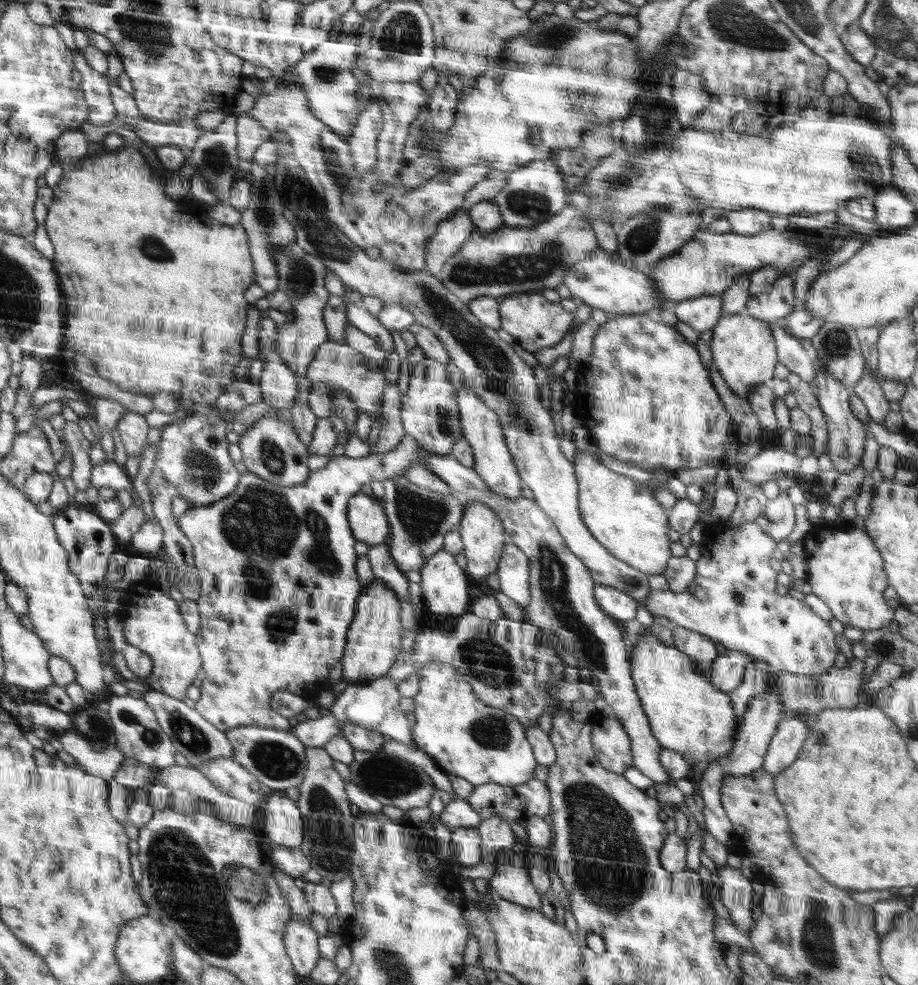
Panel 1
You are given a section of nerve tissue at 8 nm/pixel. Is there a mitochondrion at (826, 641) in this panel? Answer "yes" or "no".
no

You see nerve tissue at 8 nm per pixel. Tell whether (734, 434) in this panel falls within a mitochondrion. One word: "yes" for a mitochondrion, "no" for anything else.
no

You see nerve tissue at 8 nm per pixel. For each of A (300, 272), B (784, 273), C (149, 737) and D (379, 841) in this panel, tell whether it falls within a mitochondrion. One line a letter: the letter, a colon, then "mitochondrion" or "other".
A: mitochondrion
B: other
C: mitochondrion
D: other

